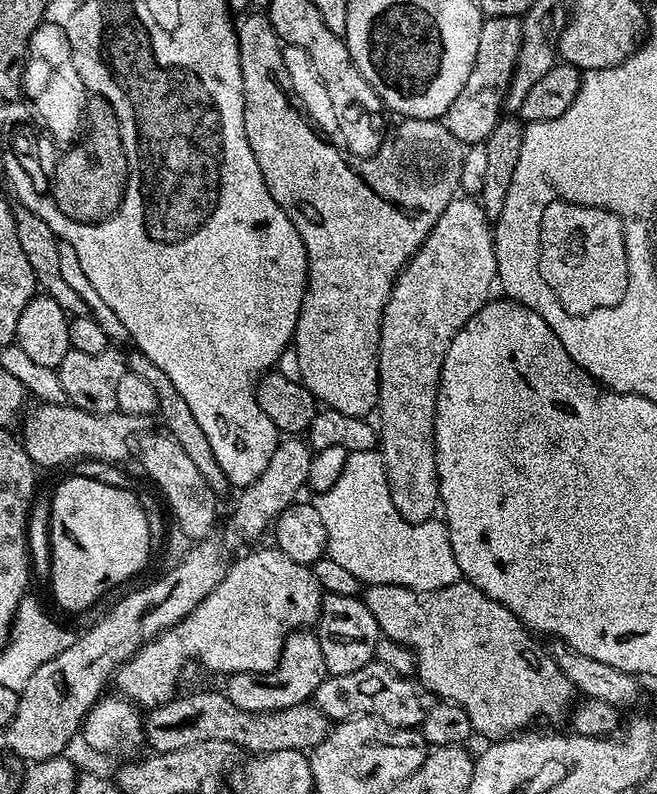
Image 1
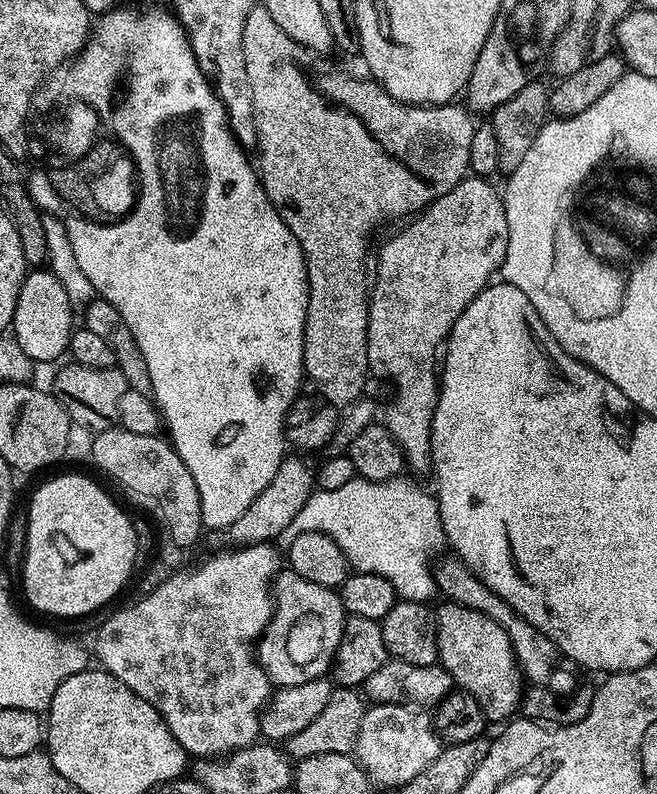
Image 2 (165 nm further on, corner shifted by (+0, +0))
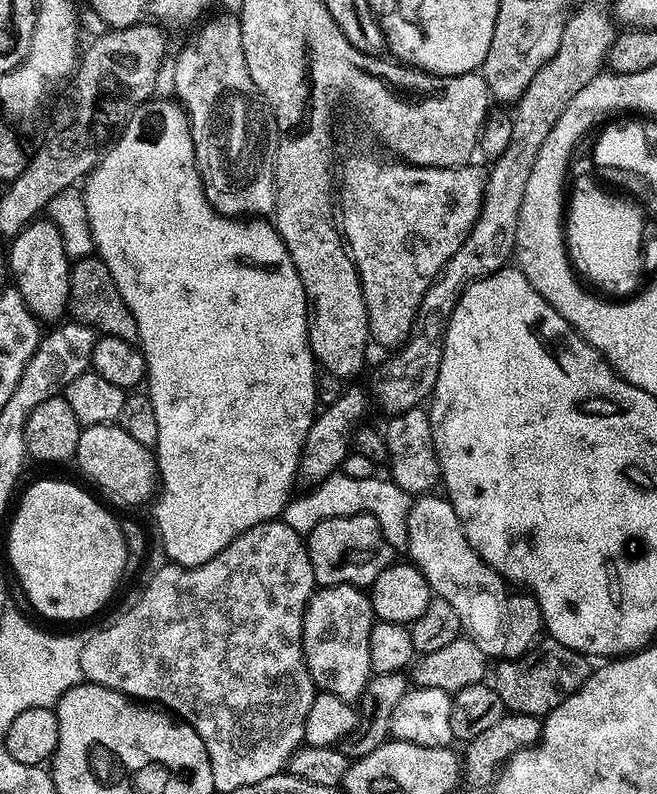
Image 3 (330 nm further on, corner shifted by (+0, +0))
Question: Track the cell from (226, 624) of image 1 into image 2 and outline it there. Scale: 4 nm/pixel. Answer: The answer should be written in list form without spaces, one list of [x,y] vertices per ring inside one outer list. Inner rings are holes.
[[[291,570],[281,571],[274,581],[272,617],[254,648],[256,659],[273,685],[289,688],[321,679],[336,659],[345,619],[344,603],[337,589],[310,582]]]

